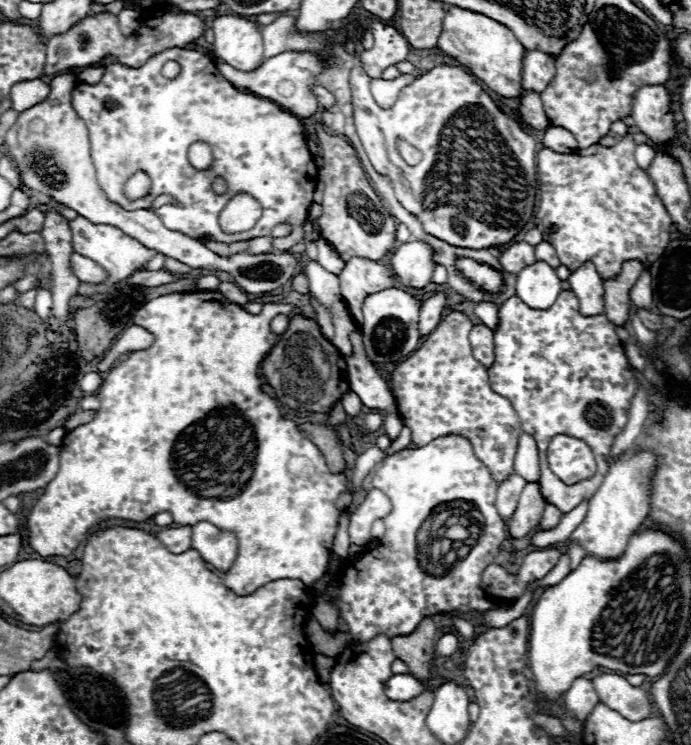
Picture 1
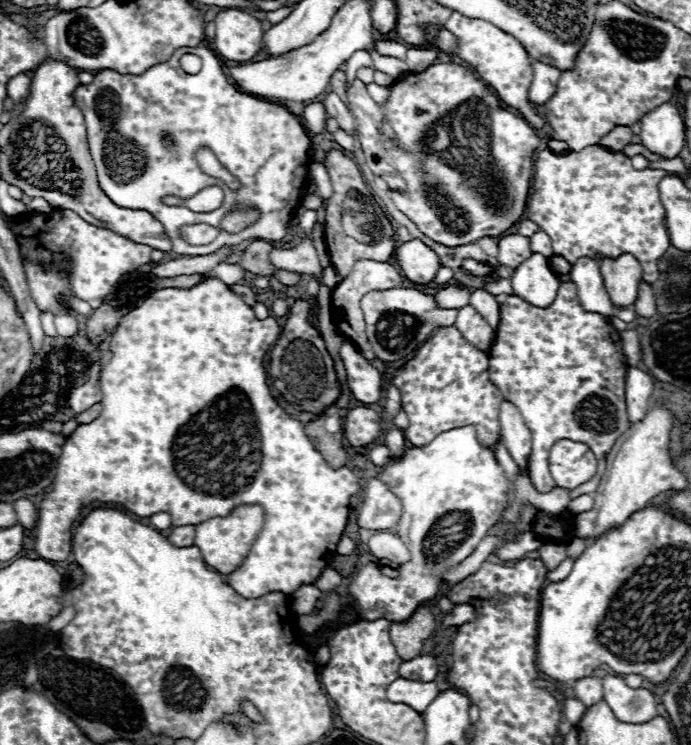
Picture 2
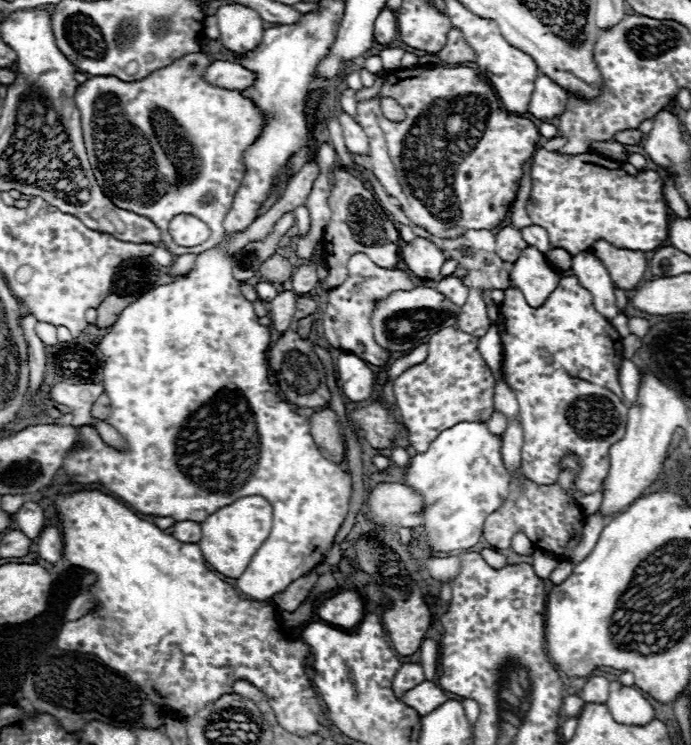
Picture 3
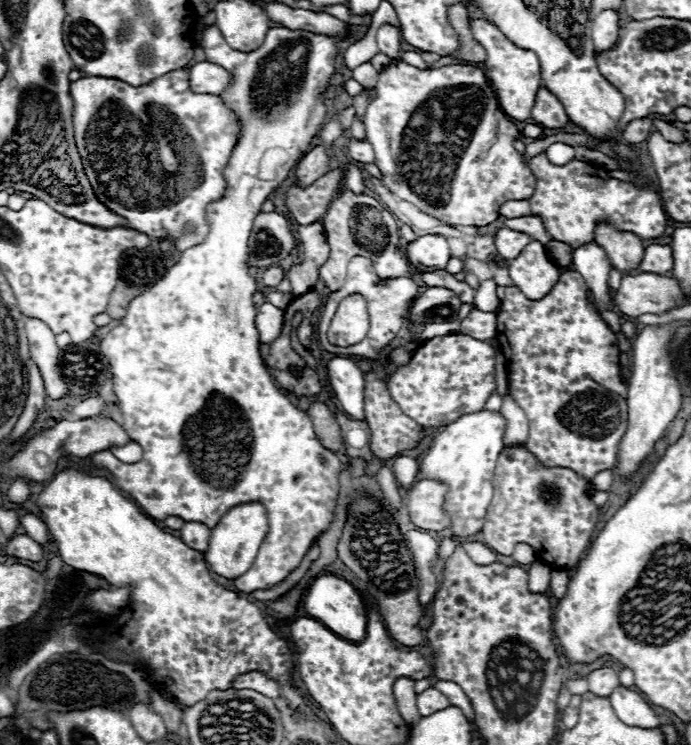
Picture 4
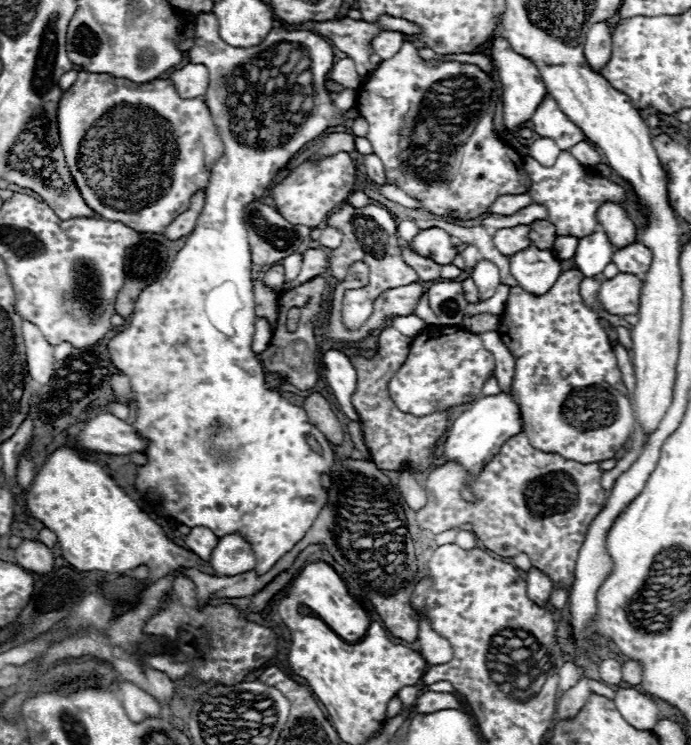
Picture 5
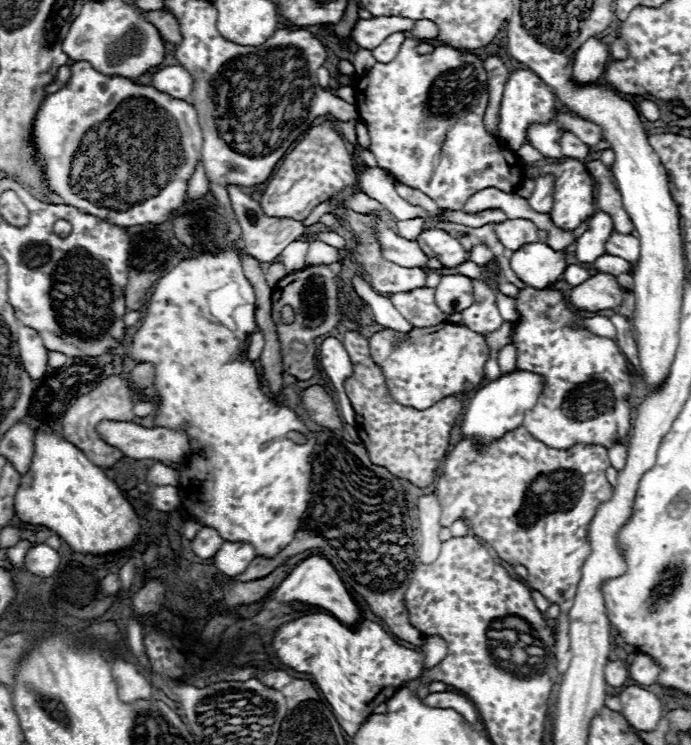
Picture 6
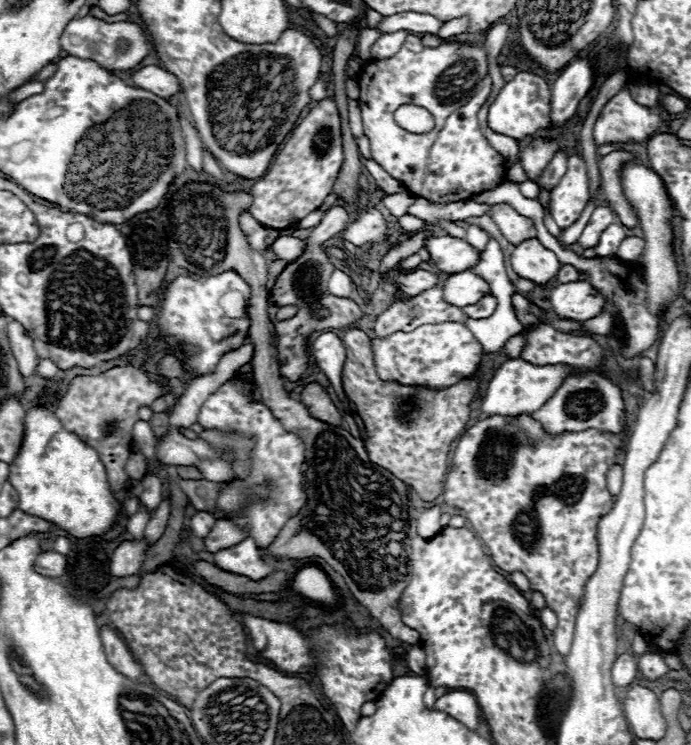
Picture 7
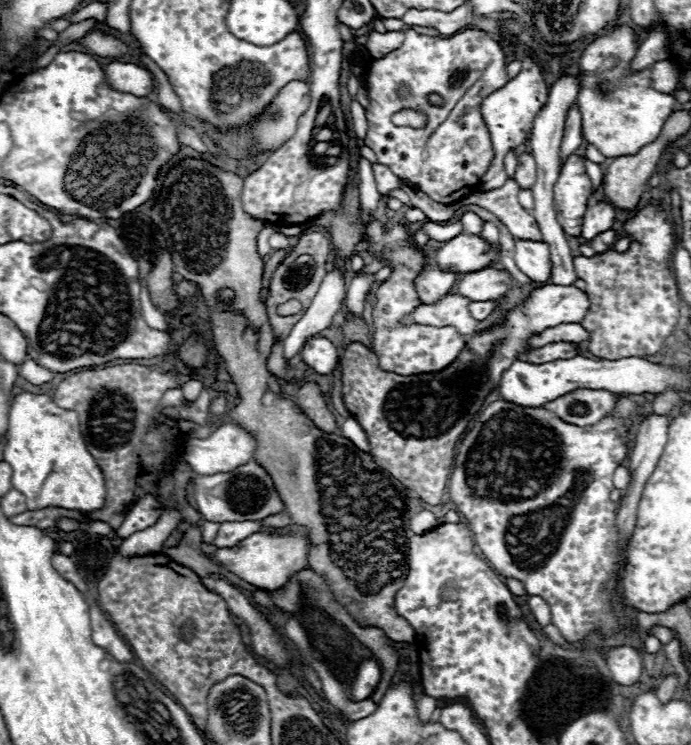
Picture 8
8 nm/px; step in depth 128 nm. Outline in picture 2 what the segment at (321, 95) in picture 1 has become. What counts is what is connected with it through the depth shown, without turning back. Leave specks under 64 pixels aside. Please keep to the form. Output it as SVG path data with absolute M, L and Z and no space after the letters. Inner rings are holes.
M330 92L330 94L326 96L326 100L324 100L324 108L326 108L326 114L328 114L328 116L336 118L336 122L340 124L340 128L342 128L346 134L356 136L356 122L354 122L354 118L352 118L348 106L340 100L338 94Z

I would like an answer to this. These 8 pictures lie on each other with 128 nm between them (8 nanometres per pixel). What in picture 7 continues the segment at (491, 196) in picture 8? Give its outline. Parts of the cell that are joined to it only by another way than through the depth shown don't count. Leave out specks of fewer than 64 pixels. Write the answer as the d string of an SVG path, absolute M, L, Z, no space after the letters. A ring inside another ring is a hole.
M516 162L514 166L510 166L510 168L506 170L506 180L508 180L508 182L514 182L514 184L526 182L526 174L524 174L520 162ZM494 204L490 208L490 216L500 232L506 236L506 240L514 246L518 246L522 240L536 238L534 222L526 216L520 216L510 204Z

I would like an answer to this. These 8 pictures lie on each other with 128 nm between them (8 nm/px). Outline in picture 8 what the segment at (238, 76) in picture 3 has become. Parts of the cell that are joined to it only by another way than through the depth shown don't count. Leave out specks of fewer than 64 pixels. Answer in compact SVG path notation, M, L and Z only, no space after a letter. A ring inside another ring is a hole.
M110 60L102 66L102 70L106 72L106 82L118 92L130 92L134 96L146 96L154 92L152 74L138 64Z

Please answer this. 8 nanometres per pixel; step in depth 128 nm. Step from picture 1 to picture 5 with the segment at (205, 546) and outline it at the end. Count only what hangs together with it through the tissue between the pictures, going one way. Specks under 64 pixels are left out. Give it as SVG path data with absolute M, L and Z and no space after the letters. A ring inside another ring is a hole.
M228 534L218 540L210 564L220 576L236 576L254 568L254 550L242 536Z

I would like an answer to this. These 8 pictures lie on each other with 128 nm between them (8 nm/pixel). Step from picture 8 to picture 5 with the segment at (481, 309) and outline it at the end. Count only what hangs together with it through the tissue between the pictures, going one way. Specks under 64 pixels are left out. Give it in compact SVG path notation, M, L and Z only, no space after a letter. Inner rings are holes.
M466 278L466 280L462 282L462 286L464 286L466 300L468 300L470 304L478 304L478 302L482 302L482 298L480 298L480 294L478 294L478 288L476 288L476 284L474 284L472 278ZM474 314L474 316L464 316L462 324L474 332L474 334L484 334L484 332L492 332L498 330L500 326L500 316L496 314Z

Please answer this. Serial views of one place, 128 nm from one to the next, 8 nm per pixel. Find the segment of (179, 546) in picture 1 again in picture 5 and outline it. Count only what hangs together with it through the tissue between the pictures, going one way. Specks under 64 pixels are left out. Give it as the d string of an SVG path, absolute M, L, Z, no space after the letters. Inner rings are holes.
M204 526L192 528L190 534L186 536L186 548L192 550L198 558L202 558L206 562L210 560L212 550L216 548L216 544L218 544L218 536L212 530L204 528Z

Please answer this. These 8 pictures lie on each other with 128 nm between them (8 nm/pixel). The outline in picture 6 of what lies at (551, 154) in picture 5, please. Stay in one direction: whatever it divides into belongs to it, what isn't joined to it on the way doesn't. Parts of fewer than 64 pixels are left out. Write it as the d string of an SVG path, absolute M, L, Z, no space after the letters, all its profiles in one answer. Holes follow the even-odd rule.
M524 144L524 146L522 146L520 150L516 150L514 154L516 154L524 164L534 164L534 162L542 162L542 160L544 160L530 144Z

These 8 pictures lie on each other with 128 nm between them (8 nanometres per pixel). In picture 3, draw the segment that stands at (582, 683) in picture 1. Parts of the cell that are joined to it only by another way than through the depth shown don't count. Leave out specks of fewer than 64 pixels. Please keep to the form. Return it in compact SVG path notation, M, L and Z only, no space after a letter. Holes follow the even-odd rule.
M594 676L590 678L584 688L580 698L584 702L596 702L596 704L604 704L608 700L608 690L610 690L610 680L604 676Z

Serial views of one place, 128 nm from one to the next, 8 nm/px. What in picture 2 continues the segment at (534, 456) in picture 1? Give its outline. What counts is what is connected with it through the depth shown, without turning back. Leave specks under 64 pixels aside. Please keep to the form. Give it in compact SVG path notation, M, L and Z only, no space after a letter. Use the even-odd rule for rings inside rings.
M502 400L498 418L500 418L500 428L508 452L512 454L514 462L522 468L522 472L526 472L526 458L530 452L530 430L526 428L522 414L514 404Z

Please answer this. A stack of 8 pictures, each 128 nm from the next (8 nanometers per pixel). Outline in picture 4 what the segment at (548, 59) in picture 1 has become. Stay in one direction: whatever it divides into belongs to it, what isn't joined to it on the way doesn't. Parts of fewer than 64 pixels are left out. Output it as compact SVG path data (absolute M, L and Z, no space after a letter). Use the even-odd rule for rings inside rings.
M544 86L536 94L536 102L532 108L532 120L544 128L564 128L570 120L564 112L562 102Z

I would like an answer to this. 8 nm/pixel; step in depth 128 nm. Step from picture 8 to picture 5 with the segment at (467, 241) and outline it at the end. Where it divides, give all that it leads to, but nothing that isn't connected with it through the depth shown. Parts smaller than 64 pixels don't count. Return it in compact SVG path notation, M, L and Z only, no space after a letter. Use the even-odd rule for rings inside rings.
M442 228L422 230L410 242L410 246L418 254L422 254L426 258L432 258L436 264L452 264L452 260L458 256L456 246L450 242L450 236Z

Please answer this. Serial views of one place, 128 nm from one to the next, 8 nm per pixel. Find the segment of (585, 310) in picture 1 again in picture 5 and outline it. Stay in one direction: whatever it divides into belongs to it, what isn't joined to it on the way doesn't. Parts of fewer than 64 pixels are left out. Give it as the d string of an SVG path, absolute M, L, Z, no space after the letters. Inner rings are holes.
M596 230L590 236L580 238L578 250L574 254L574 262L584 276L596 276L612 260L612 250L614 246L610 244L606 232Z

